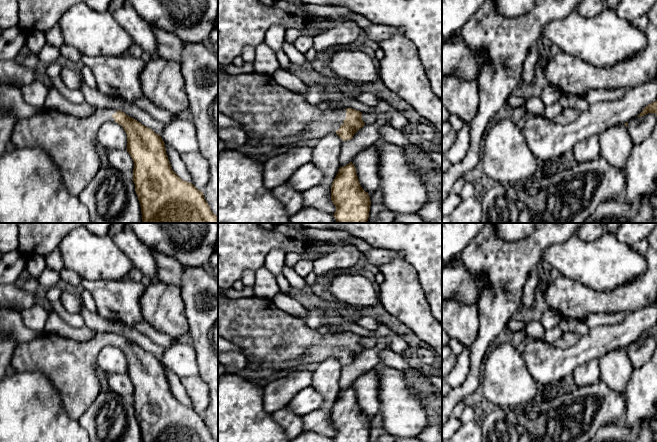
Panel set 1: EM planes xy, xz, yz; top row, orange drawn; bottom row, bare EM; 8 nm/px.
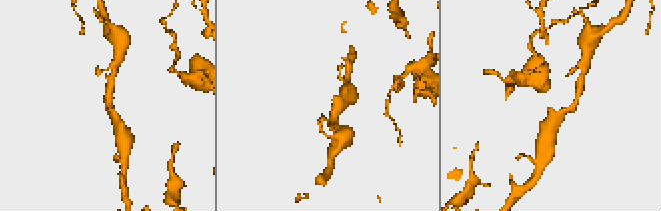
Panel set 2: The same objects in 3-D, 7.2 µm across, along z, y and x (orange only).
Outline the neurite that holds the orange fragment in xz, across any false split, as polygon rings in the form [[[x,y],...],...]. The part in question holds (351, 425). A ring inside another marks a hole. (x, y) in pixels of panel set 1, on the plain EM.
[[[352,386],[339,392],[331,410],[331,424],[336,431],[333,438],[335,442],[369,442],[370,421],[361,411],[356,392]]]

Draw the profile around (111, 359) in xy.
[[[116,346],[103,347],[98,354],[97,364],[105,374],[127,374],[127,358],[123,351]]]

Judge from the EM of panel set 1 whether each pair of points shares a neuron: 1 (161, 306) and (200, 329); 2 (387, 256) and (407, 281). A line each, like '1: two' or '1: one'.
1: two
2: two

